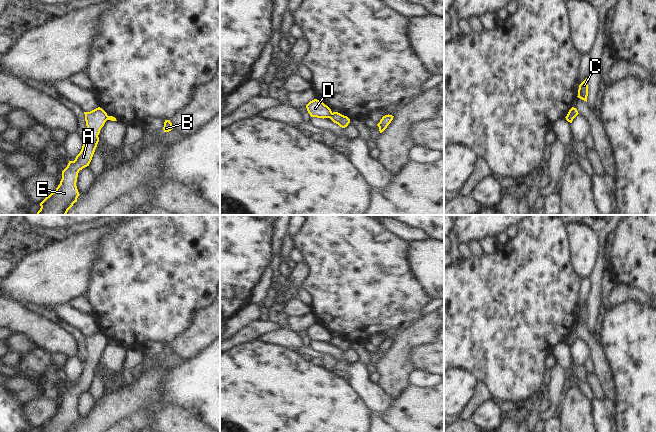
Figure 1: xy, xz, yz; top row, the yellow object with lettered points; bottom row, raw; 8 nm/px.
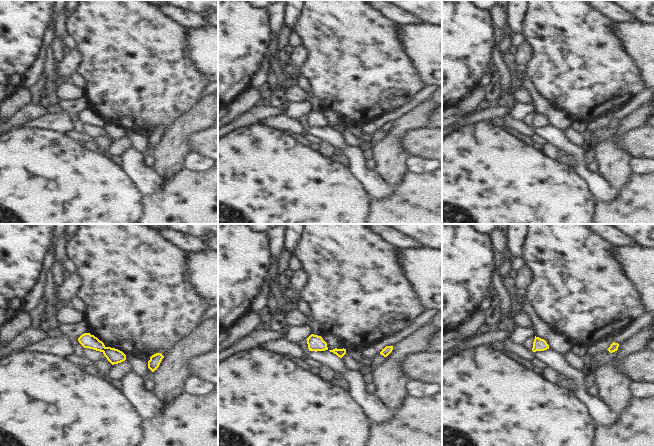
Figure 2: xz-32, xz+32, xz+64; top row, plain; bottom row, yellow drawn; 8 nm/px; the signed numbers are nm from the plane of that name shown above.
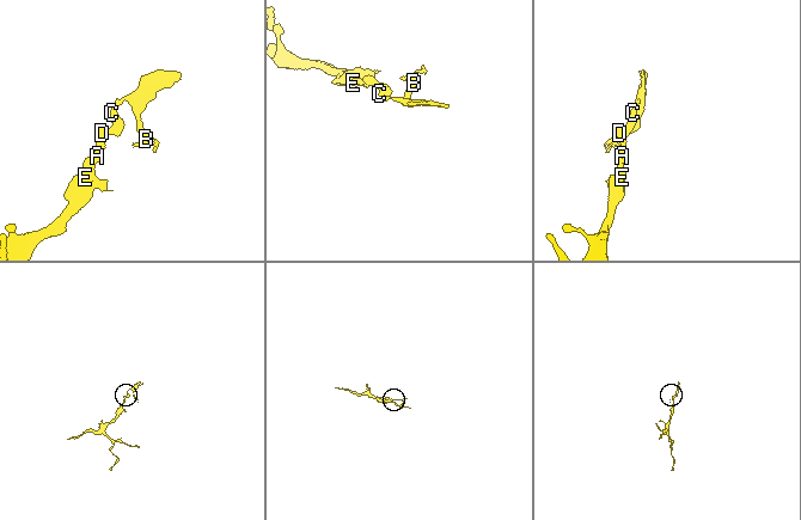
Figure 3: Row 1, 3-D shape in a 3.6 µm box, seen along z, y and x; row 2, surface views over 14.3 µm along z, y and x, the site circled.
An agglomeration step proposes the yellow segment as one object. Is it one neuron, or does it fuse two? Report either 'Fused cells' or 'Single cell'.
Fused cells

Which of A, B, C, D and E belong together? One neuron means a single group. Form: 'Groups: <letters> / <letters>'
Groups: A D E / B C

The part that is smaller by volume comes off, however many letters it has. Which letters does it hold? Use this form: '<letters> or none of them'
B, C

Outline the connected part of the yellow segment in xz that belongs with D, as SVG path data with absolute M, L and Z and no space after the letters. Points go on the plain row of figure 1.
M314 323L306 329L307 335L311 341L330 342L332 339L331 333L321 324Z

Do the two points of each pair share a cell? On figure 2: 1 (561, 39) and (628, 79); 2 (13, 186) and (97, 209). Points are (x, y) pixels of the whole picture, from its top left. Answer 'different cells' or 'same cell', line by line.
1: same cell
2: same cell

